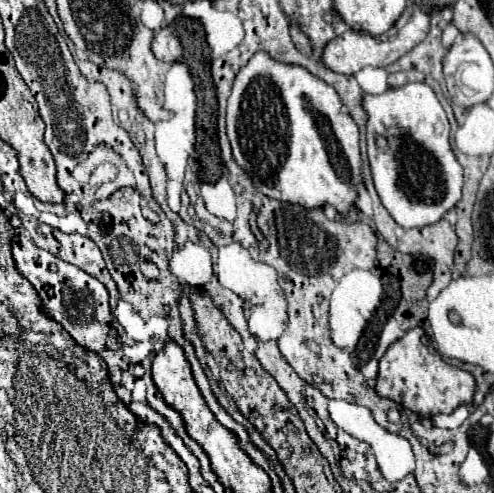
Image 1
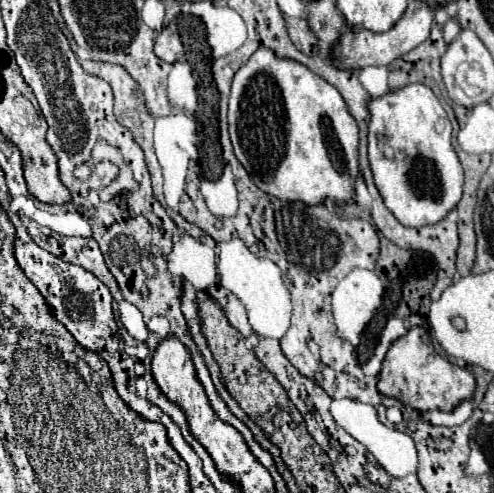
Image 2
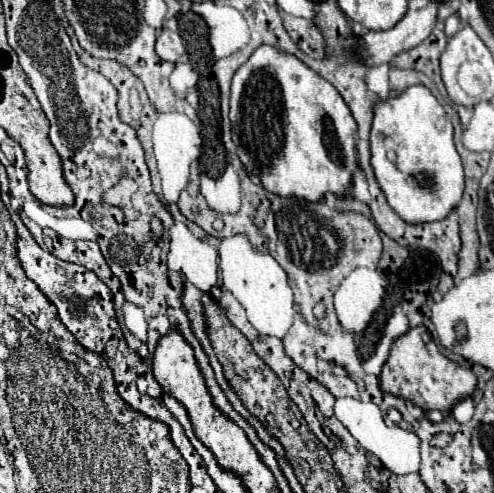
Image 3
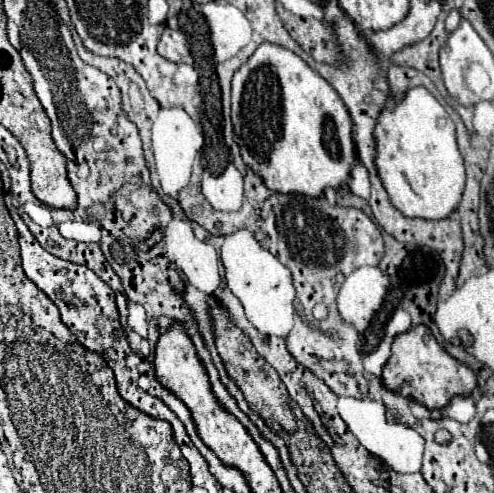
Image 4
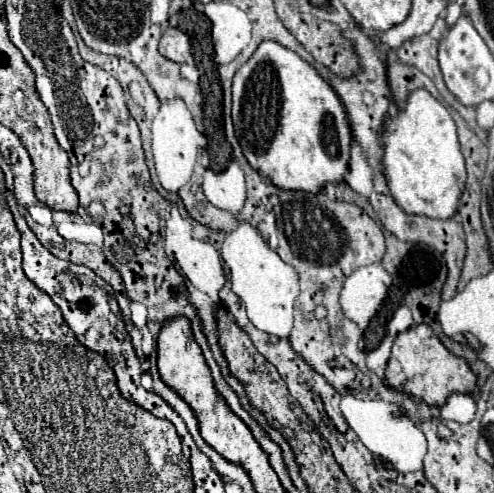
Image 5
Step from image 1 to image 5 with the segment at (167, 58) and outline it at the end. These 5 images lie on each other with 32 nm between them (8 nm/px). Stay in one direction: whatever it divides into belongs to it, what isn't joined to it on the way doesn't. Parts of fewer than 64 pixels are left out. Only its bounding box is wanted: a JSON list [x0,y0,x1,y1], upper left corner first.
[160,28,190,62]

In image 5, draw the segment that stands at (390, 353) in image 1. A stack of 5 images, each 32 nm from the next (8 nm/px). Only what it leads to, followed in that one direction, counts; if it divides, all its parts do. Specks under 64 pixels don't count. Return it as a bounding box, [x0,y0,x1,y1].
[384,324,476,408]

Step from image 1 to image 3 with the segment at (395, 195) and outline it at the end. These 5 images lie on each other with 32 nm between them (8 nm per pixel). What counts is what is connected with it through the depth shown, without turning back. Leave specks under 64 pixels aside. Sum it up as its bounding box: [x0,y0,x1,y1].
[370,84,464,224]

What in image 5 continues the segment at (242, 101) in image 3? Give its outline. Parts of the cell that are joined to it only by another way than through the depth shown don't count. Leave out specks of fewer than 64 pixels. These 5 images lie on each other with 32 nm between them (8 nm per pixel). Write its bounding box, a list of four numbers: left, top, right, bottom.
[232,40,352,192]

